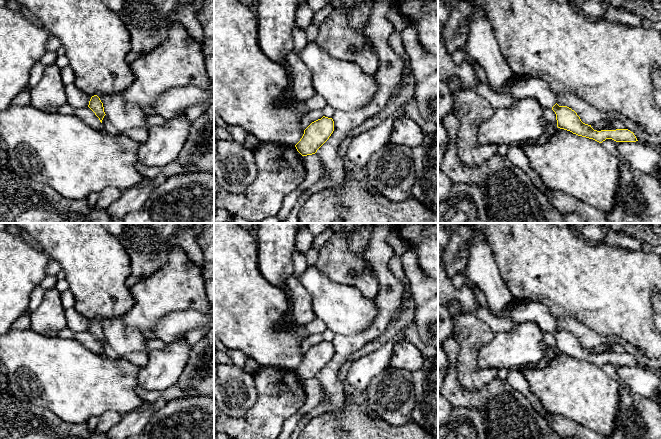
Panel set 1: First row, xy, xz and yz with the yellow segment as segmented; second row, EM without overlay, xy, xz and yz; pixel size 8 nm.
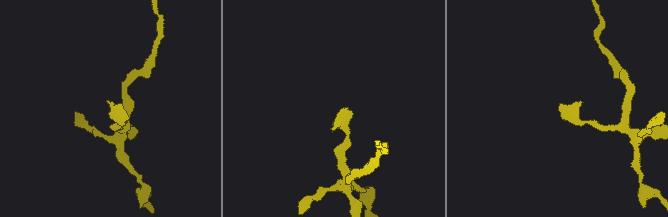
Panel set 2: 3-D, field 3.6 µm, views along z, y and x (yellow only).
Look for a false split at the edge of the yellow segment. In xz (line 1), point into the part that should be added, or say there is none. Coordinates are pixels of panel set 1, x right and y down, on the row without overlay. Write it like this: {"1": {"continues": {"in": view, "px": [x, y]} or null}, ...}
{"1": {"continues": null}}

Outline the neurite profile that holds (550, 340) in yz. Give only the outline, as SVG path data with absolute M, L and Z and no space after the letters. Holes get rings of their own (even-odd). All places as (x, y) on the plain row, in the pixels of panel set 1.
M542 331L543 341L546 343L548 349L557 350L556 338L552 332Z

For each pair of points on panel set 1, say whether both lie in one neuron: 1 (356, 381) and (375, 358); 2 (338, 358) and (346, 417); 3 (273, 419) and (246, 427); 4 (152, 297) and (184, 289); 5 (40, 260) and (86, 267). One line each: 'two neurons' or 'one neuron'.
1: one neuron
2: two neurons
3: one neuron
4: one neuron
5: two neurons

